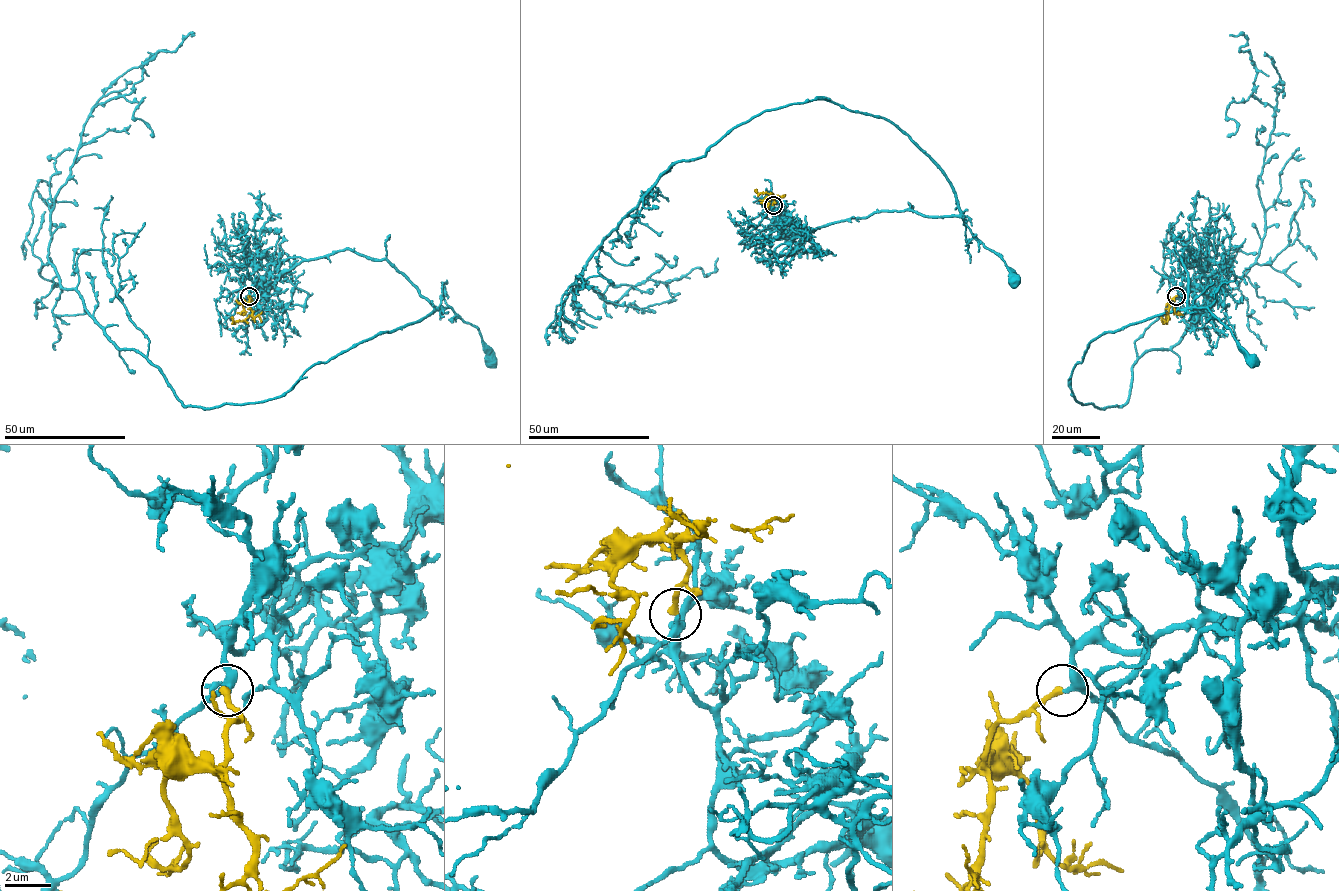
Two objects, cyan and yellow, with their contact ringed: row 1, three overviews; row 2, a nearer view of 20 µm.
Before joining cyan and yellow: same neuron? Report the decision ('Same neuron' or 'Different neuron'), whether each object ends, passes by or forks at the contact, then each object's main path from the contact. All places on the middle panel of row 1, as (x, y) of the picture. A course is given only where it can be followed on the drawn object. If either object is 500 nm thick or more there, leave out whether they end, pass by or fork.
Same neuron. At the ring cyan passes by. At the ring yellow ends. Course of cyan: (773, 205), (777, 227), (783, 231), (806, 232), (885, 211), (959, 216), (1002, 258), (1015, 281). Course of yellow: (773, 205), (772, 197), (775, 197), (758, 193), (757, 189)

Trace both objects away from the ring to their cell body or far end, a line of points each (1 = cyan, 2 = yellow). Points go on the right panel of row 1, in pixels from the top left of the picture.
1: (1177, 296), (1203, 285), (1204, 273), (1187, 249), (1181, 259), (1187, 306), (1206, 307), (1252, 360)
2: (1177, 296), (1169, 301), (1168, 314), (1163, 322), (1161, 317)

